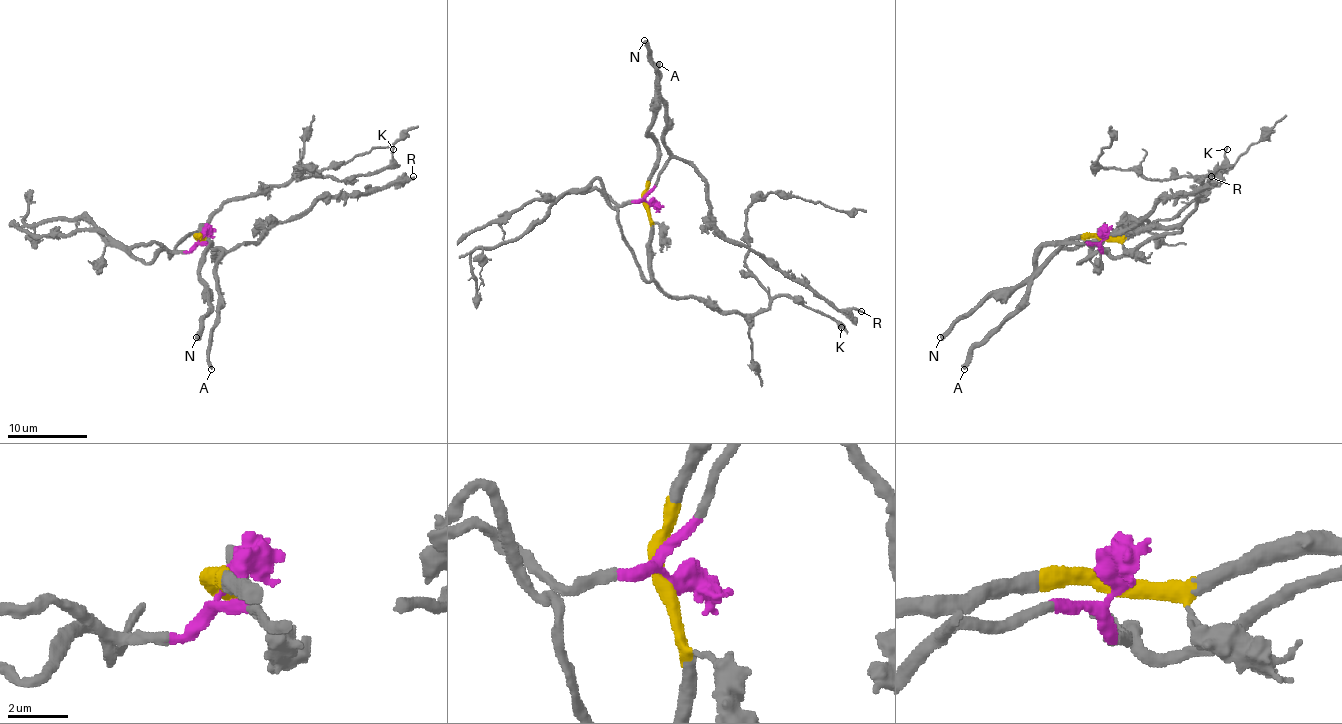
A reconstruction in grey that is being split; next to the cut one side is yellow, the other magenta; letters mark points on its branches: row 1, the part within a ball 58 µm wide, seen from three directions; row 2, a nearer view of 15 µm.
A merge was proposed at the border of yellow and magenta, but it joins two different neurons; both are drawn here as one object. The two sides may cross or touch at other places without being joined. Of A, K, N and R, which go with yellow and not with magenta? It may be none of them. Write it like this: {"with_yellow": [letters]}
{"with_yellow": ["K", "N"]}

